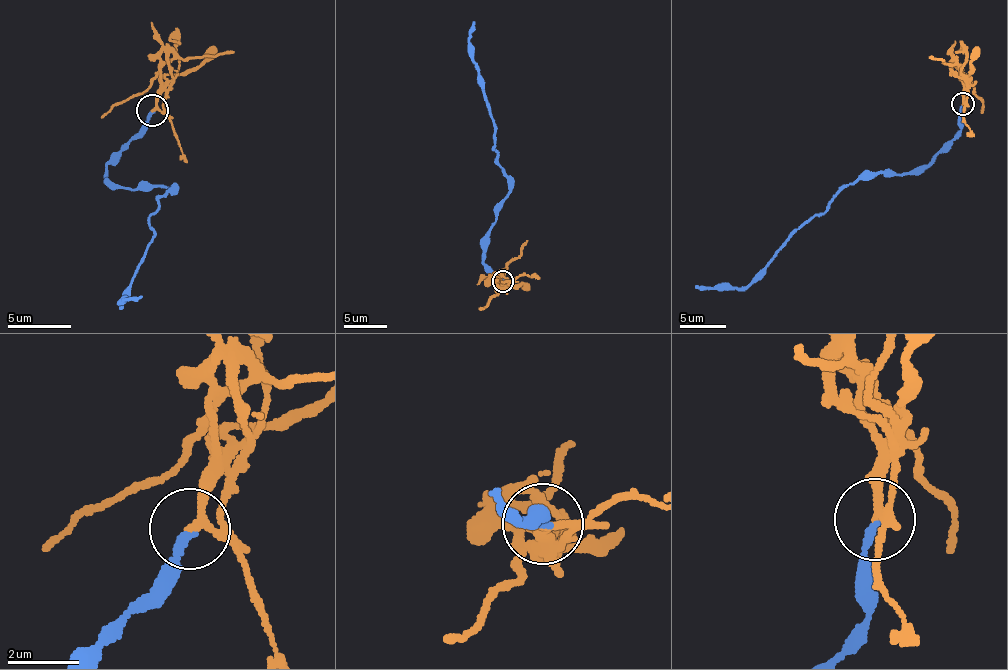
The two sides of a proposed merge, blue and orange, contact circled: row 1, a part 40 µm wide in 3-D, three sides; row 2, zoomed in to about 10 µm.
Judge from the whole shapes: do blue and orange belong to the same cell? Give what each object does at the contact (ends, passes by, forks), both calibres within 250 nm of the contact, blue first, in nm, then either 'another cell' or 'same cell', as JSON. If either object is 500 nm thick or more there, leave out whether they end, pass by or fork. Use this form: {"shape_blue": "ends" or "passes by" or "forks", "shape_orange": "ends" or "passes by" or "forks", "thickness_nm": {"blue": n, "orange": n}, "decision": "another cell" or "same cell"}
{"shape_blue": "ends", "shape_orange": "forks", "thickness_nm": {"blue": 240, "orange": 160}, "decision": "another cell"}

